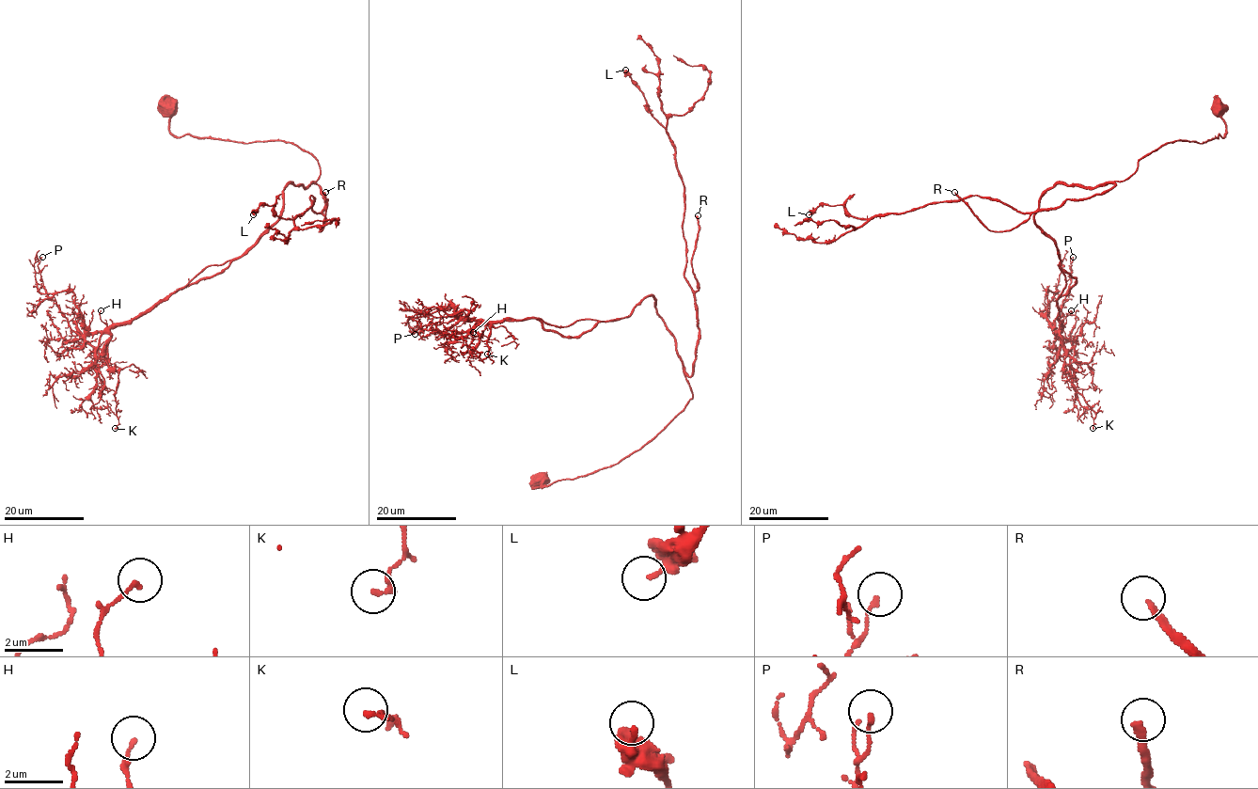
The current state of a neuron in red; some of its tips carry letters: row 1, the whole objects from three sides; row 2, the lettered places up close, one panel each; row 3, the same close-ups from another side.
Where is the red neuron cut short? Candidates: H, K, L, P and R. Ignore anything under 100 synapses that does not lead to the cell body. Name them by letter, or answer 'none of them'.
R

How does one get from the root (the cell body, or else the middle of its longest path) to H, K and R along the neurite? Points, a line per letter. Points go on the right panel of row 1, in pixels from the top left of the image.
H: (1219, 107), (1222, 137), (1166, 142), (1122, 181), (1042, 196), (1063, 327), (1071, 310)
K: (1219, 107), (1222, 137), (1166, 142), (1122, 181), (1041, 197), (1034, 223), (1065, 277), (1064, 374), (1092, 428)
R: (1219, 107), (1222, 137), (1166, 142), (1108, 190), (1039, 209), (1010, 229), (990, 230), (954, 192)

